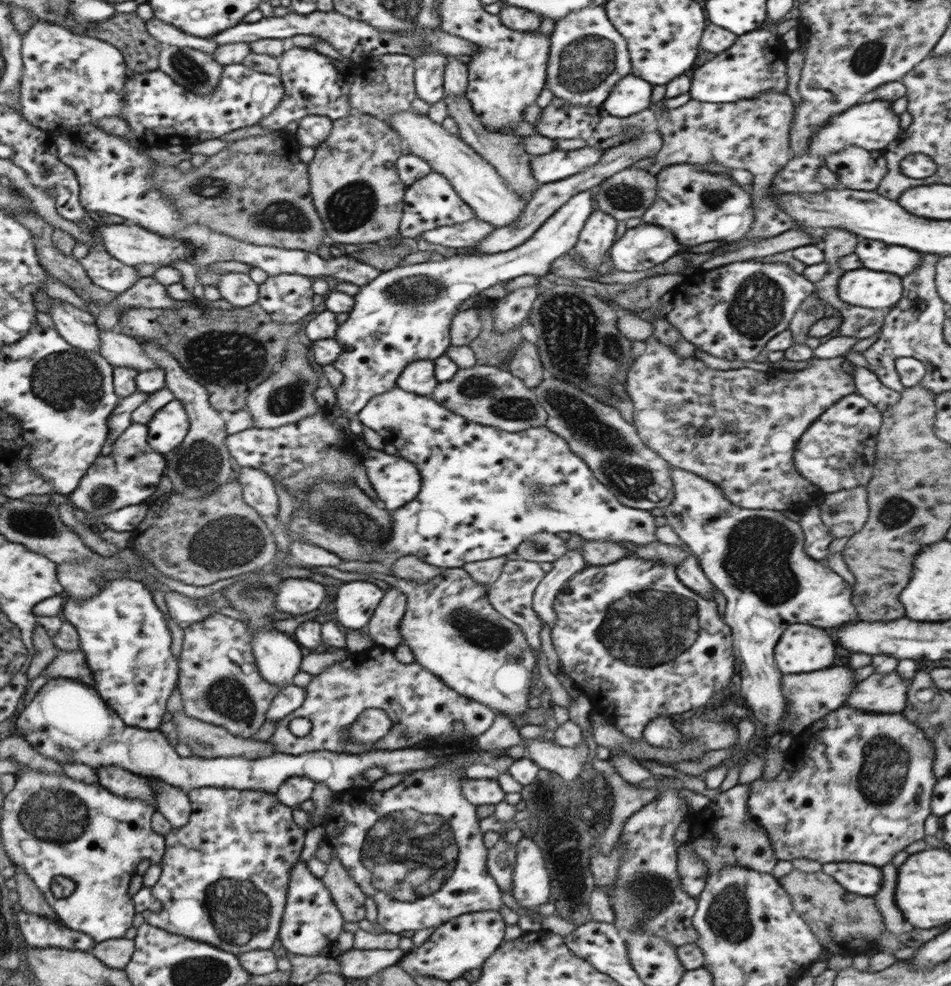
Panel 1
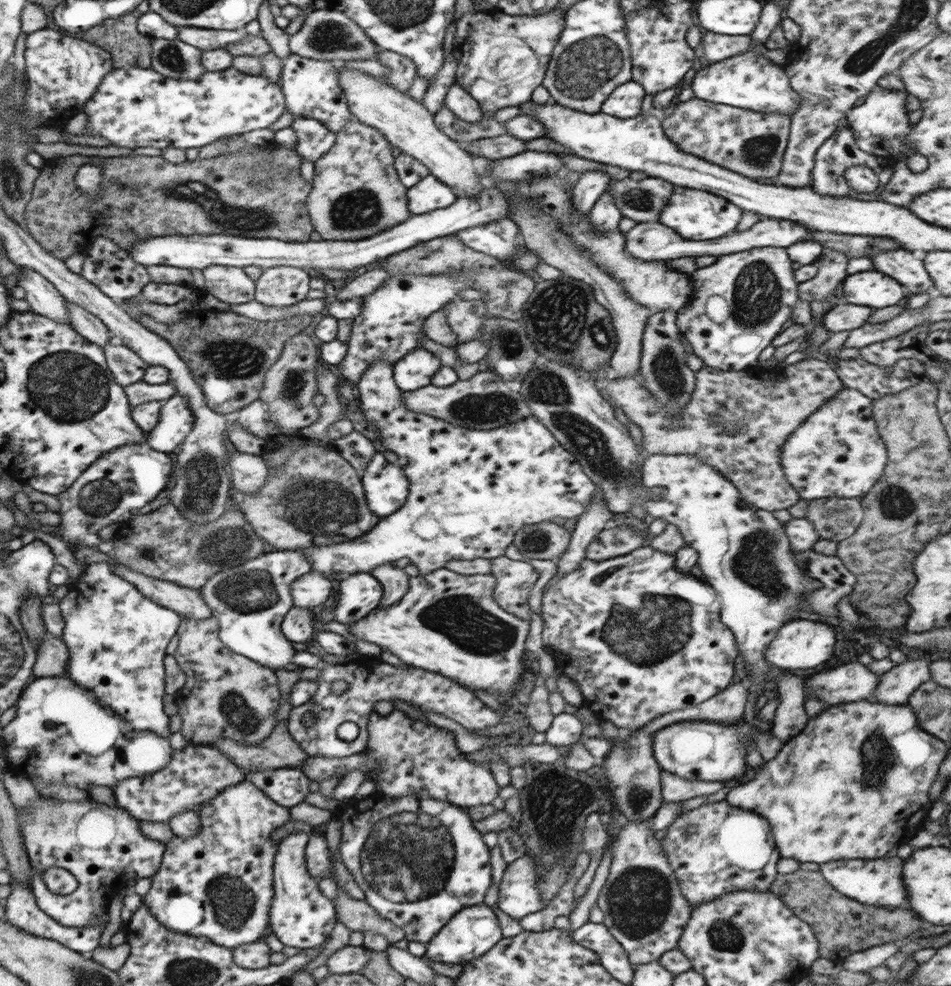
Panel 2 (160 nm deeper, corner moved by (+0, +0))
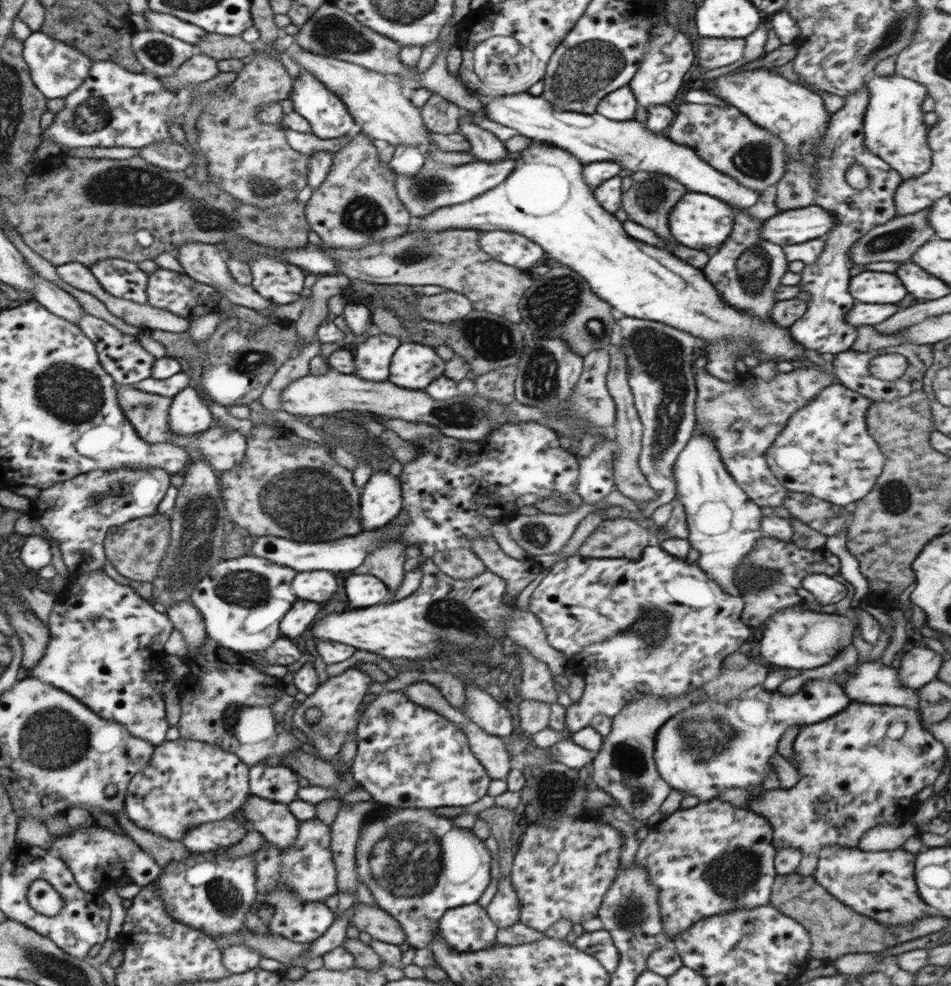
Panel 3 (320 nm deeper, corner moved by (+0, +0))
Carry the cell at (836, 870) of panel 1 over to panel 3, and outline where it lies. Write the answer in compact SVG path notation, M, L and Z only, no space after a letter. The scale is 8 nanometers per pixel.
M828 846L819 852L814 879L832 897L846 904L858 914L873 918L886 926L900 926L924 916L932 916L932 908L918 896L914 880L916 854L898 850L867 852L856 848Z

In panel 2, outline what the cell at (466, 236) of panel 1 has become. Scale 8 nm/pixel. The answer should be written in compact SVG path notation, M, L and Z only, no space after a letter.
M507 217L474 228L467 228L452 235L456 235L472 250L507 262L516 258L521 249L525 248L519 233L519 226Z

